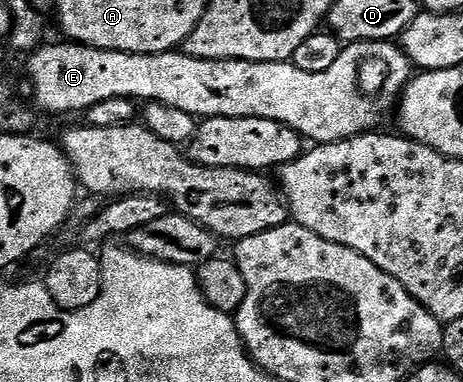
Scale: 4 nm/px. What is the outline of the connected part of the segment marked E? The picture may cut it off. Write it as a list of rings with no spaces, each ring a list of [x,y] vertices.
[[[364,40],[354,44],[345,44],[339,54],[339,59],[330,66],[328,70],[323,70],[323,74],[311,74],[307,70],[299,70],[291,62],[251,62],[250,60],[204,60],[190,56],[184,50],[174,50],[172,52],[152,52],[151,54],[135,54],[134,52],[116,52],[106,48],[92,48],[86,44],[76,42],[64,42],[65,44],[50,44],[45,42],[34,52],[28,53],[25,64],[25,72],[29,75],[29,84],[33,87],[33,100],[45,112],[77,112],[83,114],[91,106],[99,102],[107,102],[107,98],[123,98],[124,100],[136,100],[138,102],[154,102],[157,104],[166,104],[169,108],[183,110],[187,114],[210,120],[211,118],[263,118],[271,122],[286,124],[291,130],[295,130],[306,141],[314,145],[330,144],[346,140],[352,136],[362,136],[365,132],[372,132],[380,129],[381,123],[385,120],[385,115],[392,113],[396,109],[402,92],[406,84],[409,83],[414,75],[414,65],[410,63],[407,54],[401,49],[400,43],[392,40]]]

